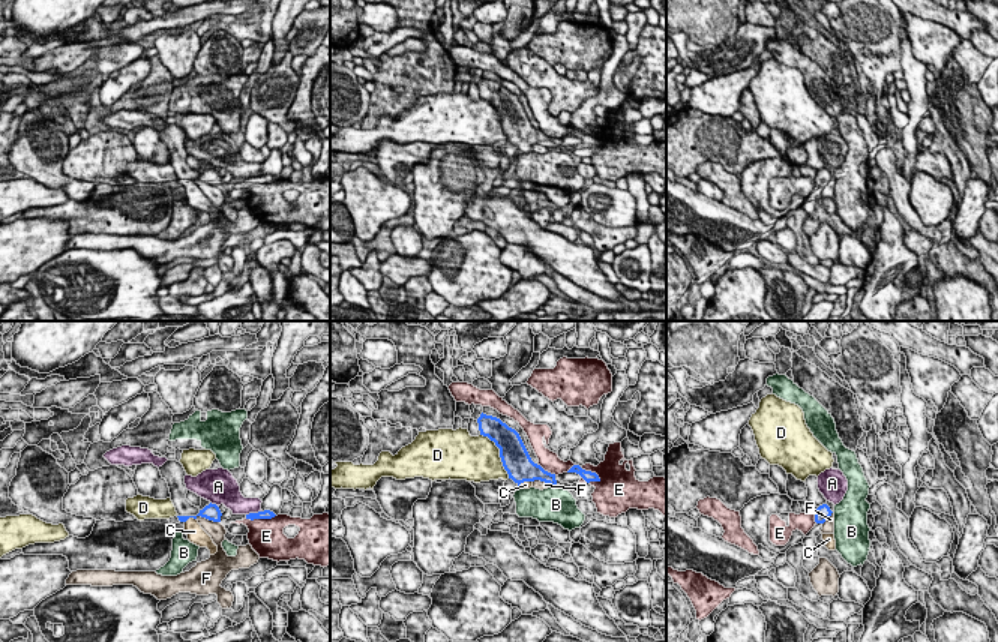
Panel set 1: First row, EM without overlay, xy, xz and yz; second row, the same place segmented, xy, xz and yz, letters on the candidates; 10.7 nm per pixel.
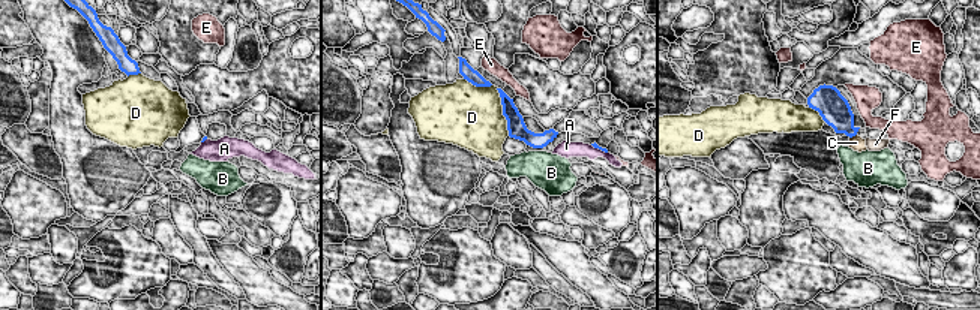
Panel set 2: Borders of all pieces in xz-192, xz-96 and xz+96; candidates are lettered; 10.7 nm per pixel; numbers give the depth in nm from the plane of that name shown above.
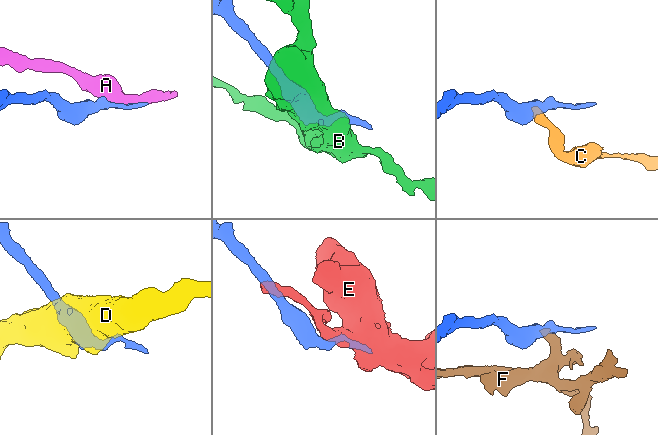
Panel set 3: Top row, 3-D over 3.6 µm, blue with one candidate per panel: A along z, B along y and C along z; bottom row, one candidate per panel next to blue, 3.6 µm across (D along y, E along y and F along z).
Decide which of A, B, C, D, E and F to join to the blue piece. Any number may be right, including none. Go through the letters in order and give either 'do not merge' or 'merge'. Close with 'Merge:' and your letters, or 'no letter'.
A: do not merge
B: do not merge
C: merge
D: do not merge
E: do not merge
F: do not merge
Merge: C

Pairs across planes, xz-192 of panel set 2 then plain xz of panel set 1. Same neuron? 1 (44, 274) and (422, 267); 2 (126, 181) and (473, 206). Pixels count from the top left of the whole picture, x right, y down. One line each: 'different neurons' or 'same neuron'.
1: same neuron
2: different neurons

